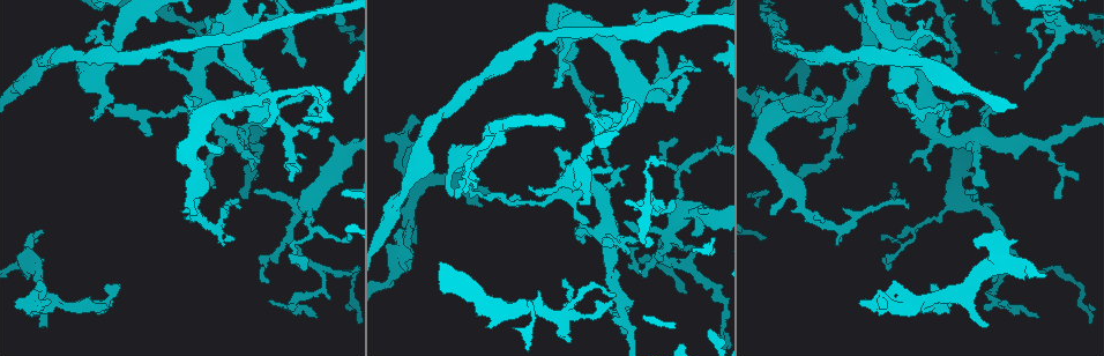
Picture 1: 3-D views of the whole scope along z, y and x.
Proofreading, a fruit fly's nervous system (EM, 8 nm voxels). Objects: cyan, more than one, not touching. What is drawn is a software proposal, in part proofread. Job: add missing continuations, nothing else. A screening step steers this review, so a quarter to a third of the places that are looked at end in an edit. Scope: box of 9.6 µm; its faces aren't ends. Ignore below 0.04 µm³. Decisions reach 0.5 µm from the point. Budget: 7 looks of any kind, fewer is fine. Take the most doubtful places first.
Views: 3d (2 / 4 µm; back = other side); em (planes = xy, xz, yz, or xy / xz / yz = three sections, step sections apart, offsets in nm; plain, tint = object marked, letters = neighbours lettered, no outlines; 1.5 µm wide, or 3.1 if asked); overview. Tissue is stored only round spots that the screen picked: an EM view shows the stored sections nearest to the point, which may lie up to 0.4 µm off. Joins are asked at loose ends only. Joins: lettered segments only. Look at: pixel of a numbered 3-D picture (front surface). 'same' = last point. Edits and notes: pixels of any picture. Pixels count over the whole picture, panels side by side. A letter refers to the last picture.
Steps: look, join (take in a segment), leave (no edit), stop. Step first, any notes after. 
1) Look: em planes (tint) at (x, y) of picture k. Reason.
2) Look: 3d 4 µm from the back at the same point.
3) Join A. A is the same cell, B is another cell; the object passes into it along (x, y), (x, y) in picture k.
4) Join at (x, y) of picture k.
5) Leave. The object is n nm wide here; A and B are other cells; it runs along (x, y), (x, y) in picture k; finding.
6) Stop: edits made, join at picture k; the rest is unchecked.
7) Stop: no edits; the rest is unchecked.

Look: em xy step 8 (letters) at (985, 326) of picture 1. An open end.

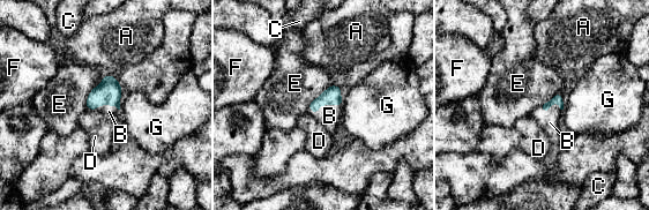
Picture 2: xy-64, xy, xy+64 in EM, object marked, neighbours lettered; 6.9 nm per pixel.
Look: em planes (letters) at the same point. Another direction.

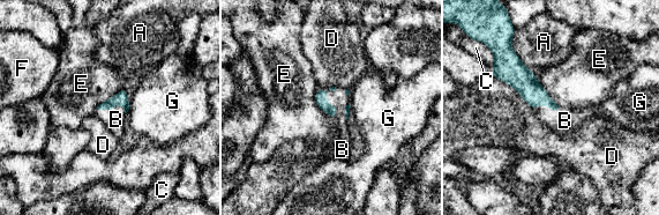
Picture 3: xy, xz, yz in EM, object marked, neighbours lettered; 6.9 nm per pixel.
Join B. B is the same cell, A, C, D, E, F and G are other cells; the object passes into it along (321, 95), (327, 103), (338, 98) in picture 3; the neuron continues.

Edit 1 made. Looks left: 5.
Look: overview.

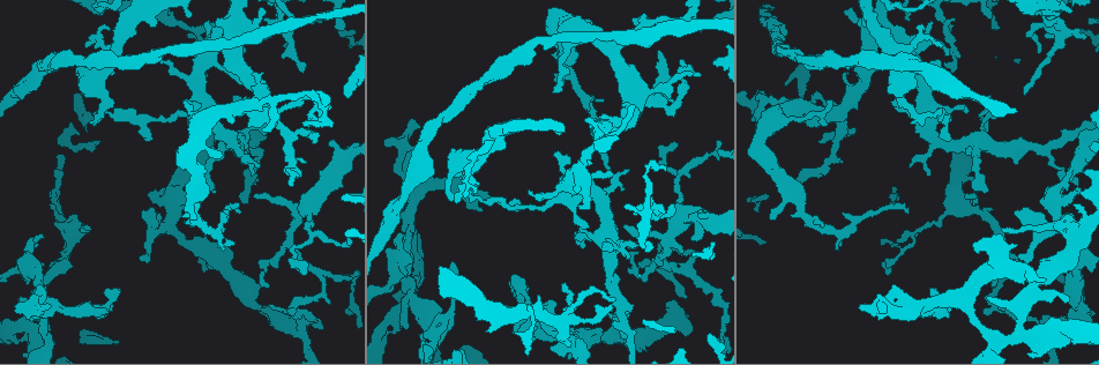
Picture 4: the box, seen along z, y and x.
Look: em xz step 4 (letters) at (612, 313) of picture 4. Thin end.

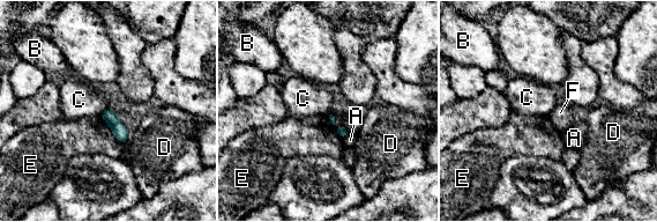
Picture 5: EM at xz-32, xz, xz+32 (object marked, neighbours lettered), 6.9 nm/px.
Look: em planes (letters) at the same point.

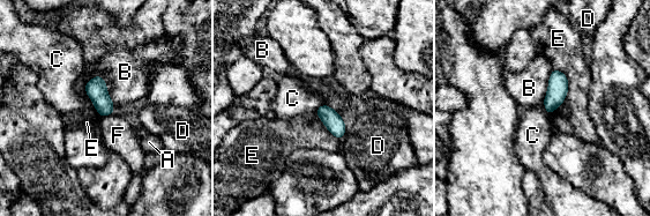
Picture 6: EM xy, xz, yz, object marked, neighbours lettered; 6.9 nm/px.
Leave. The object is 120 nm wide here; A, B, C, D, E and F are other cells; a border runs along (86, 91), (94, 104) in picture 6; no lettered segment goes on from it.

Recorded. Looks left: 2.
Look: 3d 4 µm at (221, 157) of picture 4. Branch stops here.

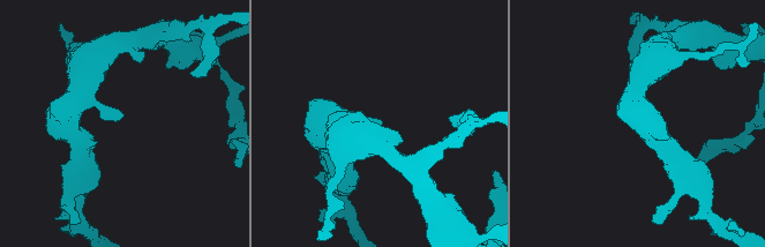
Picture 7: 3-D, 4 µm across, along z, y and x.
Look: em planes (letters) at (124, 114) of picture 7.

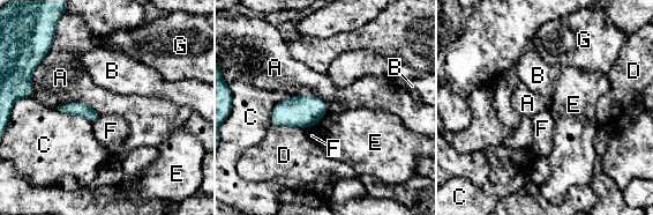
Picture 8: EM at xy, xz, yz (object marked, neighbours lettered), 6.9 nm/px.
Leave. The longest contact is with A, 320 nm; A, B, C, D, E, F and G are other cells; a border runs along (57, 108), (82, 103), (100, 115) in picture 8; no lettered segment goes on from it.

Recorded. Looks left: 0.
Stop: edits made, join at picture 3; the rest is unchecked.

